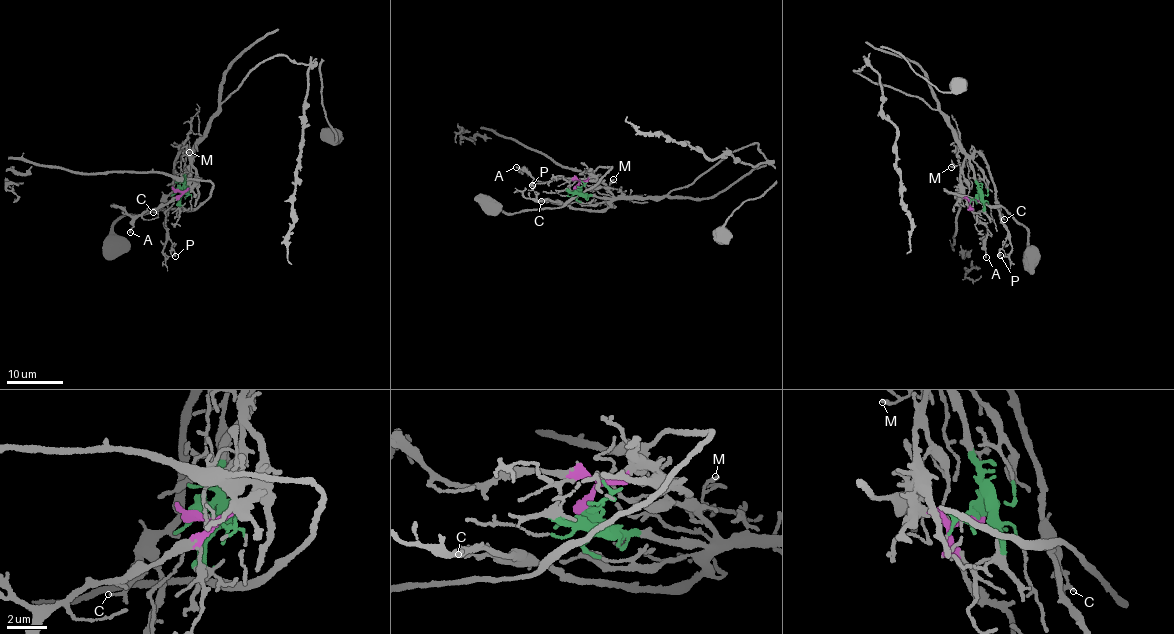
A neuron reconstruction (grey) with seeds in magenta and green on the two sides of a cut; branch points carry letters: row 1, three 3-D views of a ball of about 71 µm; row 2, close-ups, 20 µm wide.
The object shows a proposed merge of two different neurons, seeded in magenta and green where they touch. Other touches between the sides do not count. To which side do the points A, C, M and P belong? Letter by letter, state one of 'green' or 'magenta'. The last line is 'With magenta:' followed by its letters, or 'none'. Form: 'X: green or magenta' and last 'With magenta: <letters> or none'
A: magenta
C: green
M: green
P: green
With magenta: A

